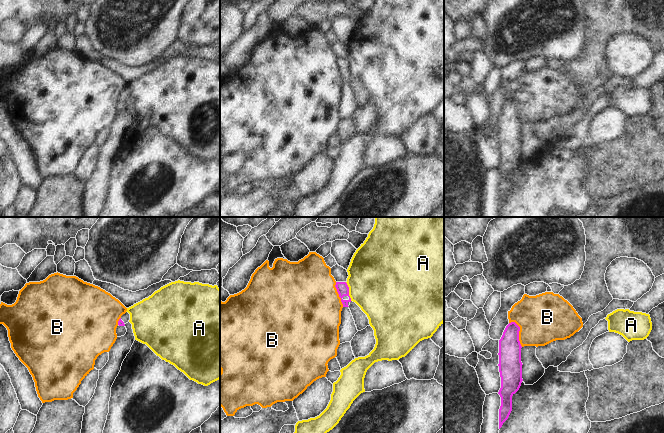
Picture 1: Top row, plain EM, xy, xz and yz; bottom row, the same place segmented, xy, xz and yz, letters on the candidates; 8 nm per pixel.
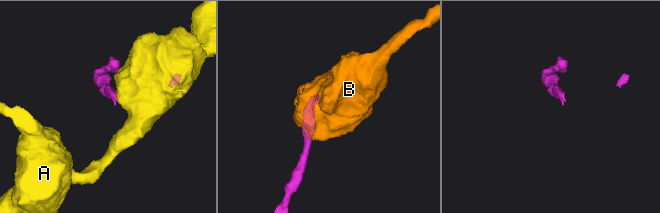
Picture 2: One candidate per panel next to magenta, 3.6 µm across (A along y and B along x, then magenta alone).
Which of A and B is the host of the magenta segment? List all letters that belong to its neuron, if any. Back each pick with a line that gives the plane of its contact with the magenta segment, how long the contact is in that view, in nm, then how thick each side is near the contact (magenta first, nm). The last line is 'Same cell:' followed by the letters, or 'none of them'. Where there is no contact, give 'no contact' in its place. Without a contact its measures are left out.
Same cell: none of them

